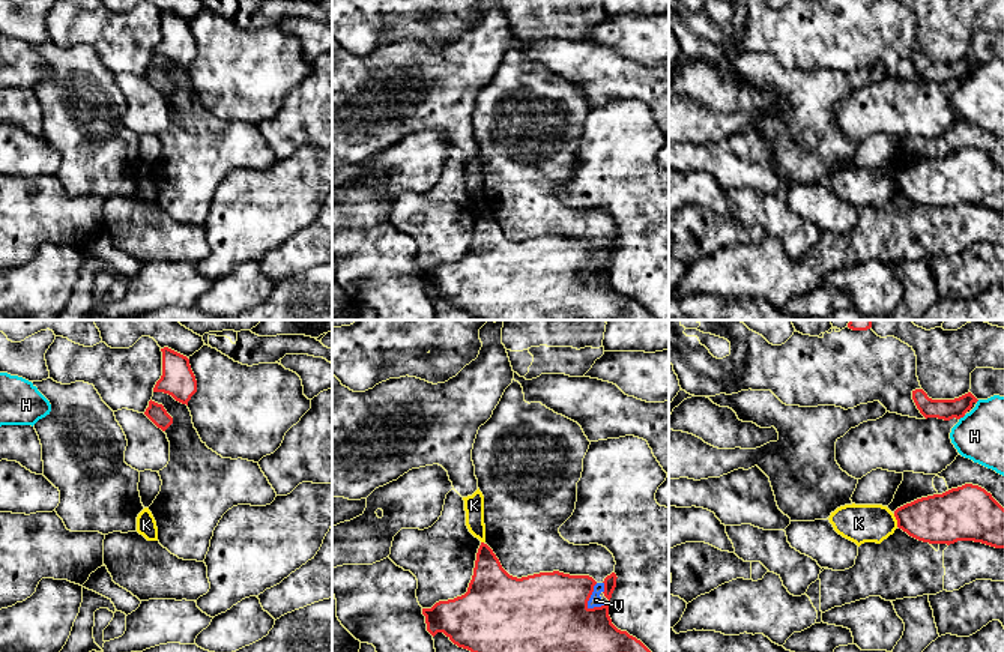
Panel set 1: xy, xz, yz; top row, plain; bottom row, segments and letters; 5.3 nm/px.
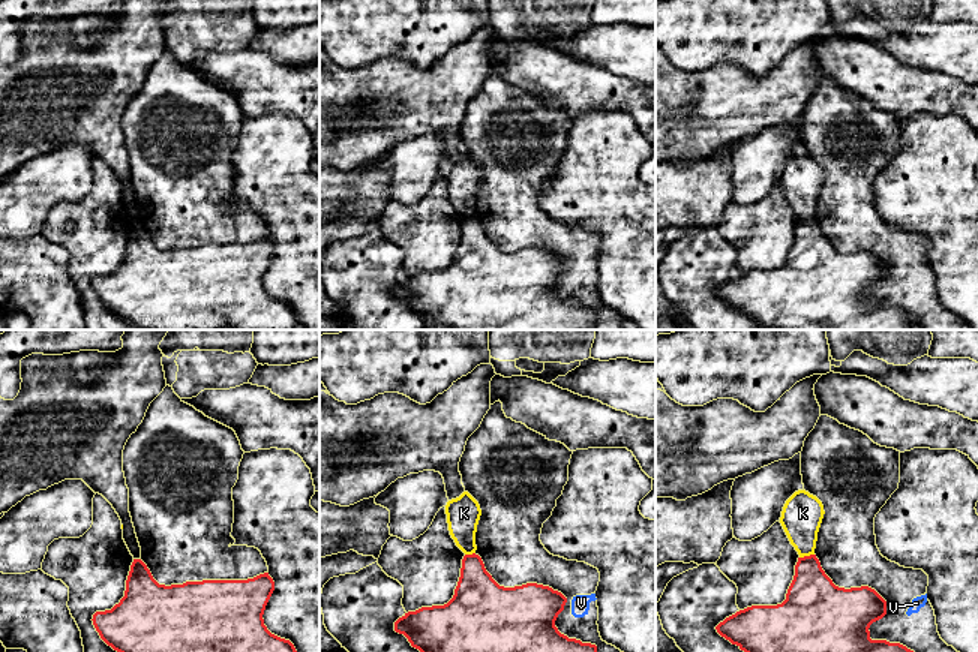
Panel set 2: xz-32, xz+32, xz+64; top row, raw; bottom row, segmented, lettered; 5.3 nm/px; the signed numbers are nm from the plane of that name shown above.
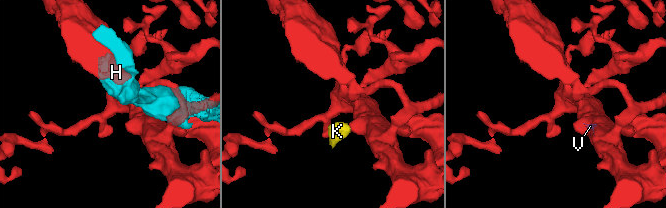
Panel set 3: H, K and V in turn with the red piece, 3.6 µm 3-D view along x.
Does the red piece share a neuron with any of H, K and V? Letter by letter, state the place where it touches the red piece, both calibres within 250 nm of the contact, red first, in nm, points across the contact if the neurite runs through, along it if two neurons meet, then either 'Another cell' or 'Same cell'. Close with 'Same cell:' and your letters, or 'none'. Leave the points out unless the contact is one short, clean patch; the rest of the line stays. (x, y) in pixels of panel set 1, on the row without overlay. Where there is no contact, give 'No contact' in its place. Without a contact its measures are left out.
H: Touches red at yz (962, 80). Thickness 110 nm (red) against 260 nm. Another cell
K: Touches red at yz (896, 182). Thickness 280 nm (red) against 200 nm. Boundary: yz (893, 178), (898, 190). Another cell
V: Touches red at xz (589, 260). Thickness 440 nm (red) against 70 nm. Boundary: xz (597, 247), (588, 265), (588, 272). Another cell
Same cell: none

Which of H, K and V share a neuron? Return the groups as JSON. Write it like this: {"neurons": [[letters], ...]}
{"neurons": [["H"], ["K"], ["V"]]}

